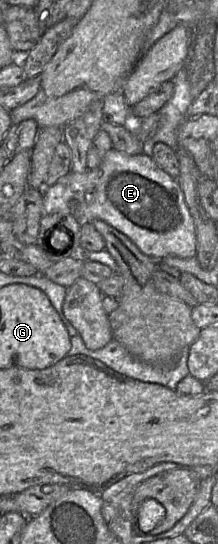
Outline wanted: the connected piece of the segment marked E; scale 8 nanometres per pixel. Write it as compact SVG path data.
M110 149L95 169L84 173L69 171L53 184L43 183L38 188L42 193L44 214L64 213L75 217L80 223L101 220L125 234L146 256L162 260L168 256L192 258L196 256L197 239L194 218L177 181L164 172L147 153L128 155Z

